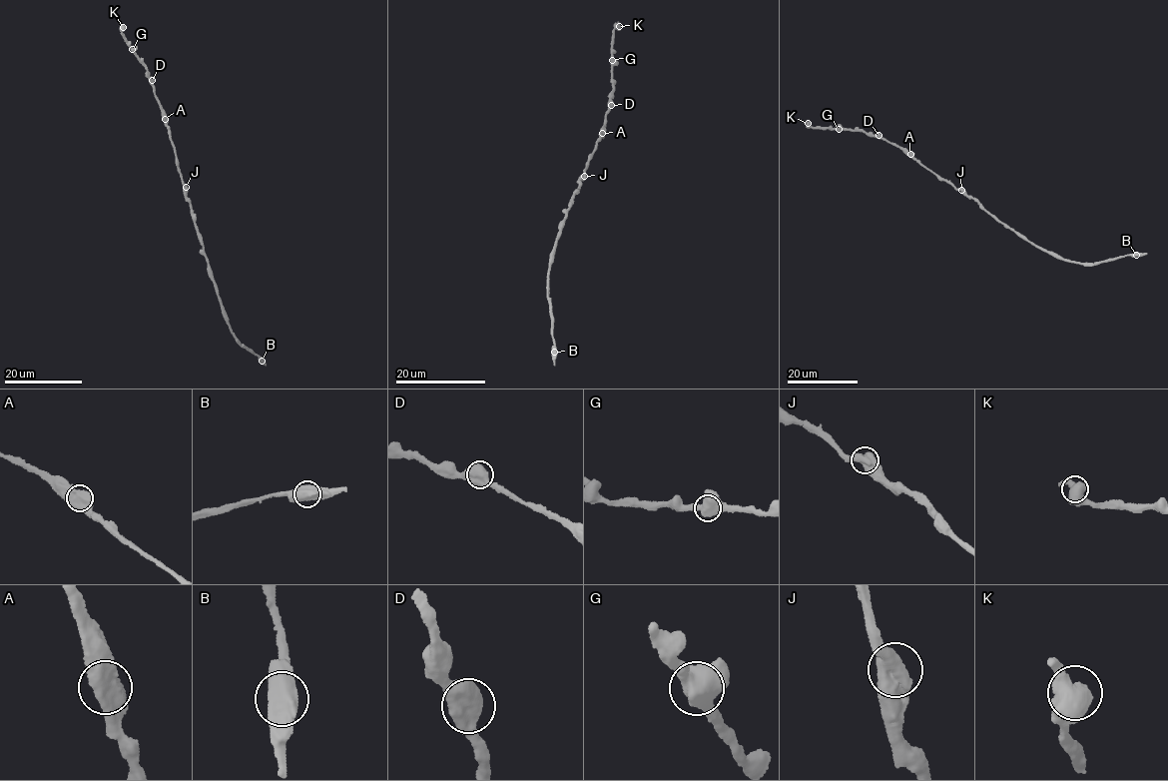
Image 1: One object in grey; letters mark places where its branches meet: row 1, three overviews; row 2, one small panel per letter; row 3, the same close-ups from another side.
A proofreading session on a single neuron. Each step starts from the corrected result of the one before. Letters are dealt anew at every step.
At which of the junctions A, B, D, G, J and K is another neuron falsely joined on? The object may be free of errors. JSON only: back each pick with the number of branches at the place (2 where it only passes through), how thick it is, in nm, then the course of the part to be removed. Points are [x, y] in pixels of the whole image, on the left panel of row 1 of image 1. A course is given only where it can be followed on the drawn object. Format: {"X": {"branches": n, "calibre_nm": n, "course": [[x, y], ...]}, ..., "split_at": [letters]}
{"J": {"branches": 2, "calibre_nm": 700, "course": [[186, 187], [146, 66], [128, 45], [119, 23]]}, "split_at": ["J"]}

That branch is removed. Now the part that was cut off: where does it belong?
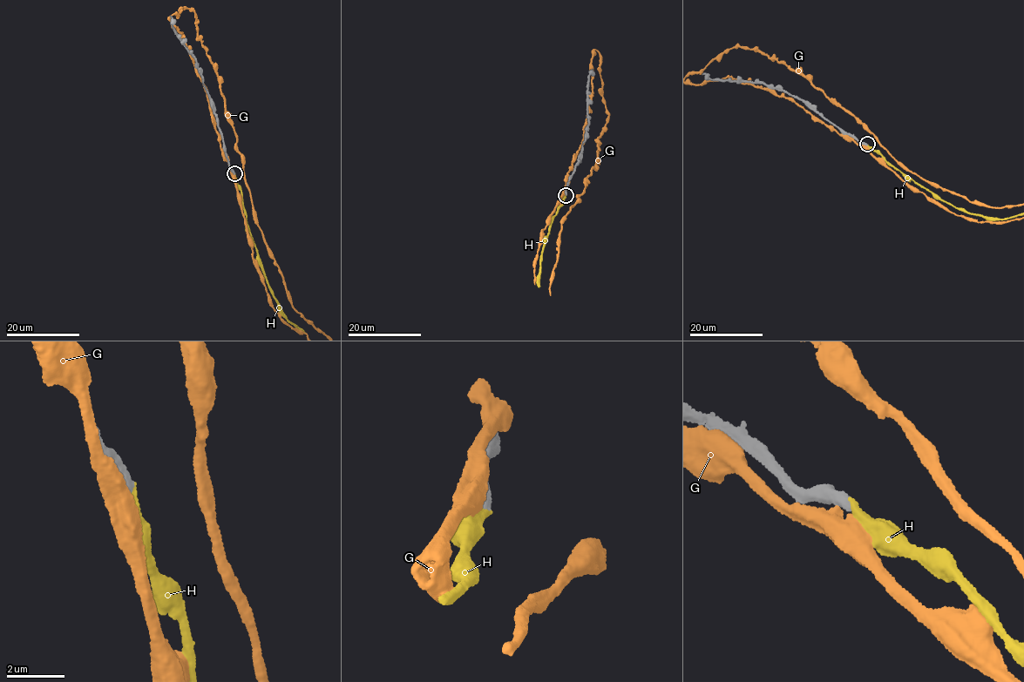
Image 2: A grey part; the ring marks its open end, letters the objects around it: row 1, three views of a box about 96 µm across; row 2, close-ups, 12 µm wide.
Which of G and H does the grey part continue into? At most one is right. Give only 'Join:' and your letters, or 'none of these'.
Join: H

